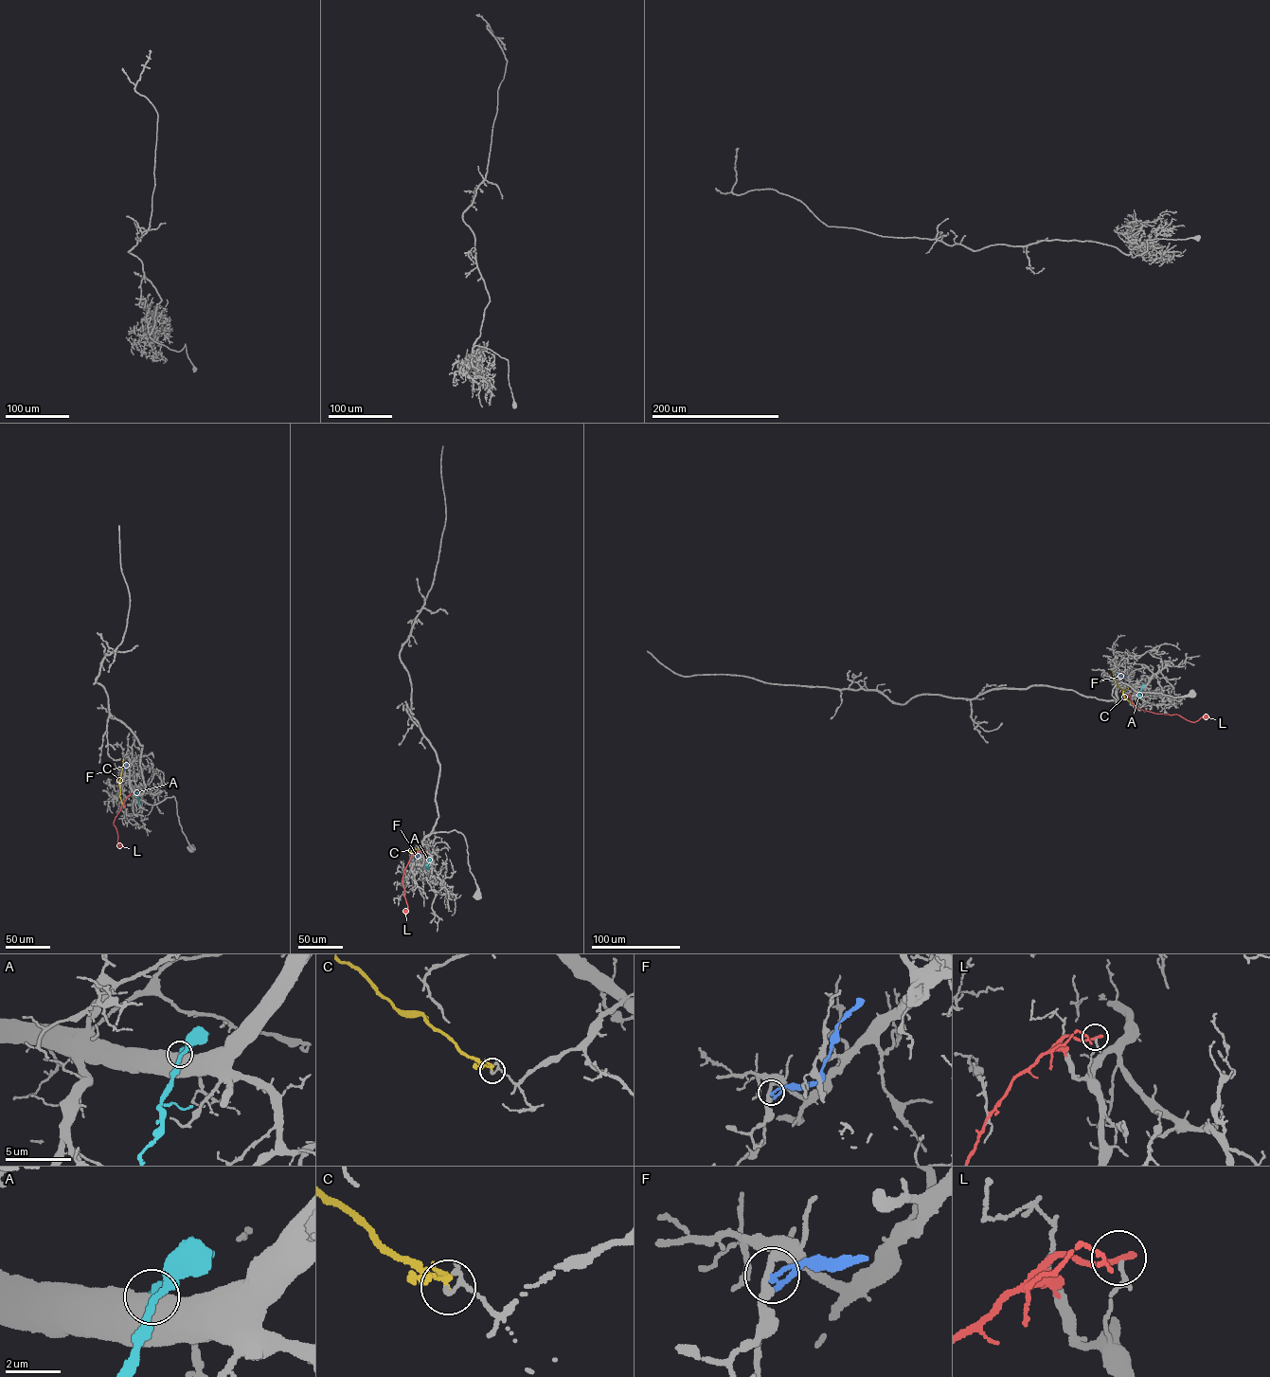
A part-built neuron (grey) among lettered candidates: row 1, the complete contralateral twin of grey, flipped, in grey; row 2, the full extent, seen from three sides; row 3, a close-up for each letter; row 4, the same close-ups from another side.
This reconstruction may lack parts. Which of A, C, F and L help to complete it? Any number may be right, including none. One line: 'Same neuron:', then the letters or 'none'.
Same neuron: none

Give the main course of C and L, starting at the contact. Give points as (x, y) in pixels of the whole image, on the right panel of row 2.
C: (1135, 706), (1124, 697), (1112, 671)
L: (1130, 694), (1138, 708), (1177, 714), (1194, 722), (1203, 716), (1207, 717)

